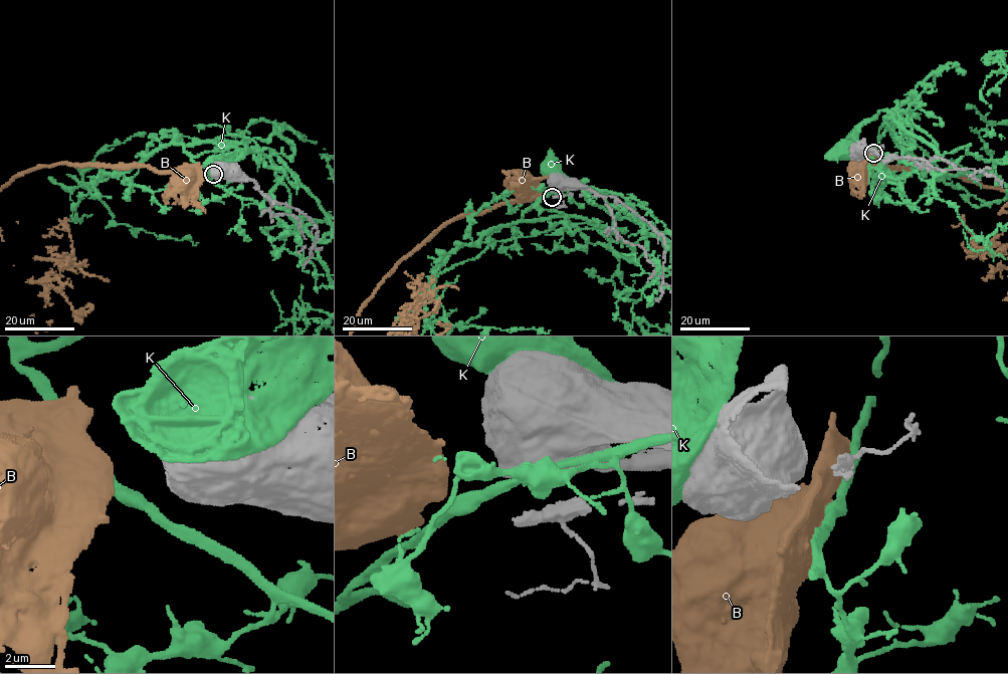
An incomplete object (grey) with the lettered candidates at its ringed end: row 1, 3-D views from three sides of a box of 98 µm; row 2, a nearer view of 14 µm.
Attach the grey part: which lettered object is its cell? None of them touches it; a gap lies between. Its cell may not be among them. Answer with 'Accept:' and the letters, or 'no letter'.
Accept: no letter

